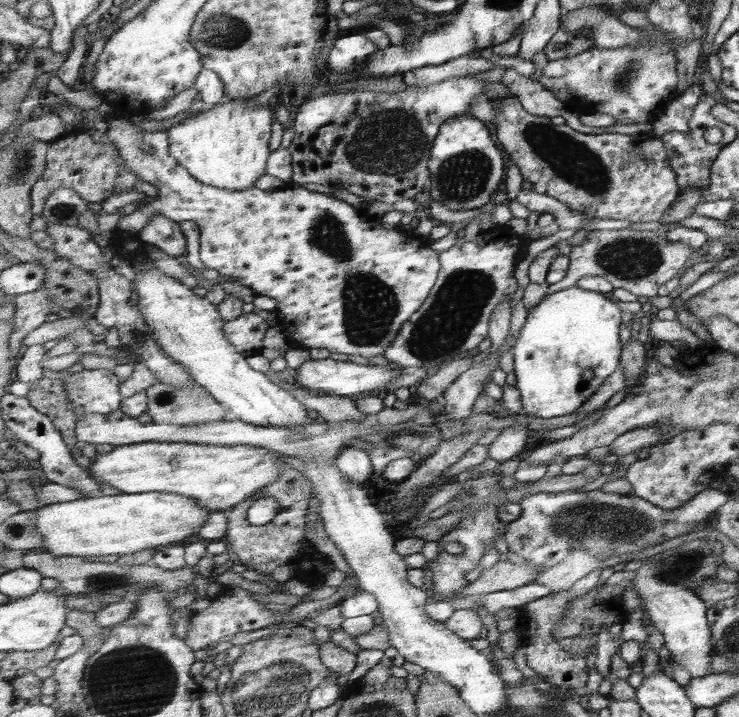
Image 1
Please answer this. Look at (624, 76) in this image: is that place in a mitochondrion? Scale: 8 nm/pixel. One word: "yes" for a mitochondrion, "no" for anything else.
yes

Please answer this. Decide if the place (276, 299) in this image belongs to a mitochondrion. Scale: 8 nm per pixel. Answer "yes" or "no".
no

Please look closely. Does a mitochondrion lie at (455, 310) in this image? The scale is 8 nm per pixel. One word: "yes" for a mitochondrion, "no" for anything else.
yes

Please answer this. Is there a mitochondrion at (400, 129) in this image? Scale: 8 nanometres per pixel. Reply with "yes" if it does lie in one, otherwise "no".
yes

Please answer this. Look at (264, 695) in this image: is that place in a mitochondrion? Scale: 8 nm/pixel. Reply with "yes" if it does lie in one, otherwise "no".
yes

